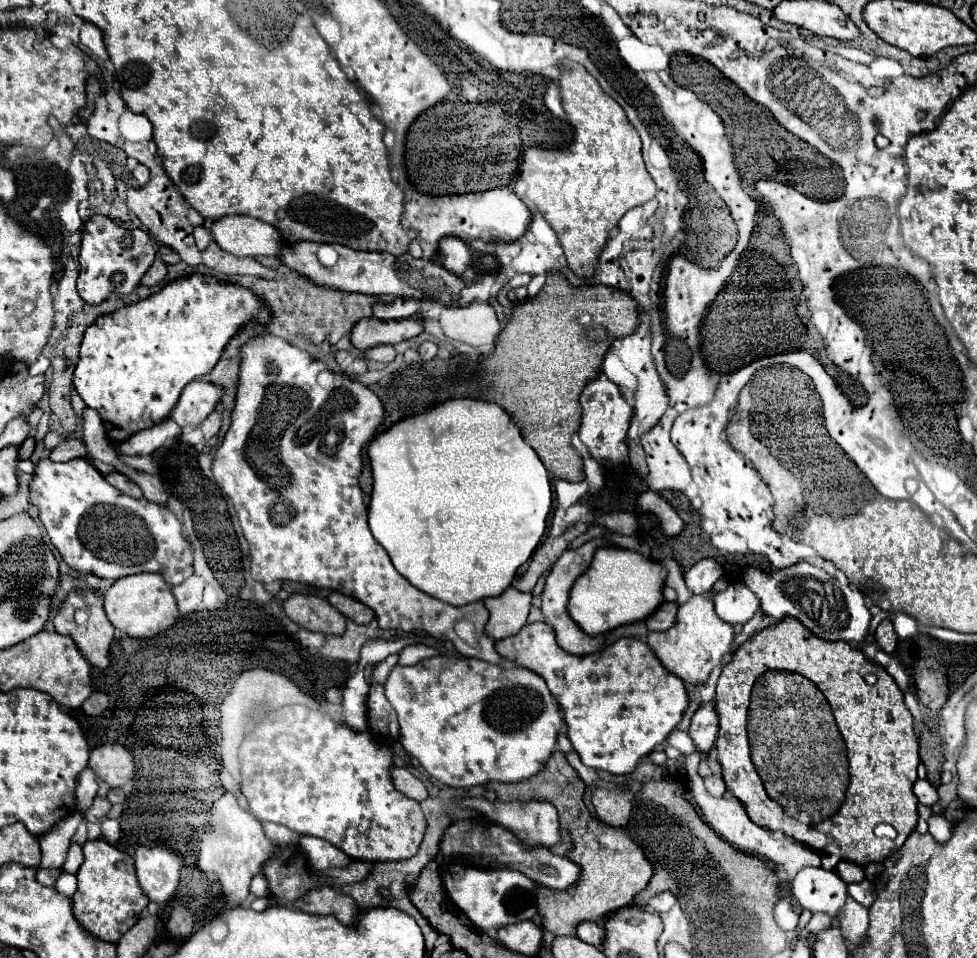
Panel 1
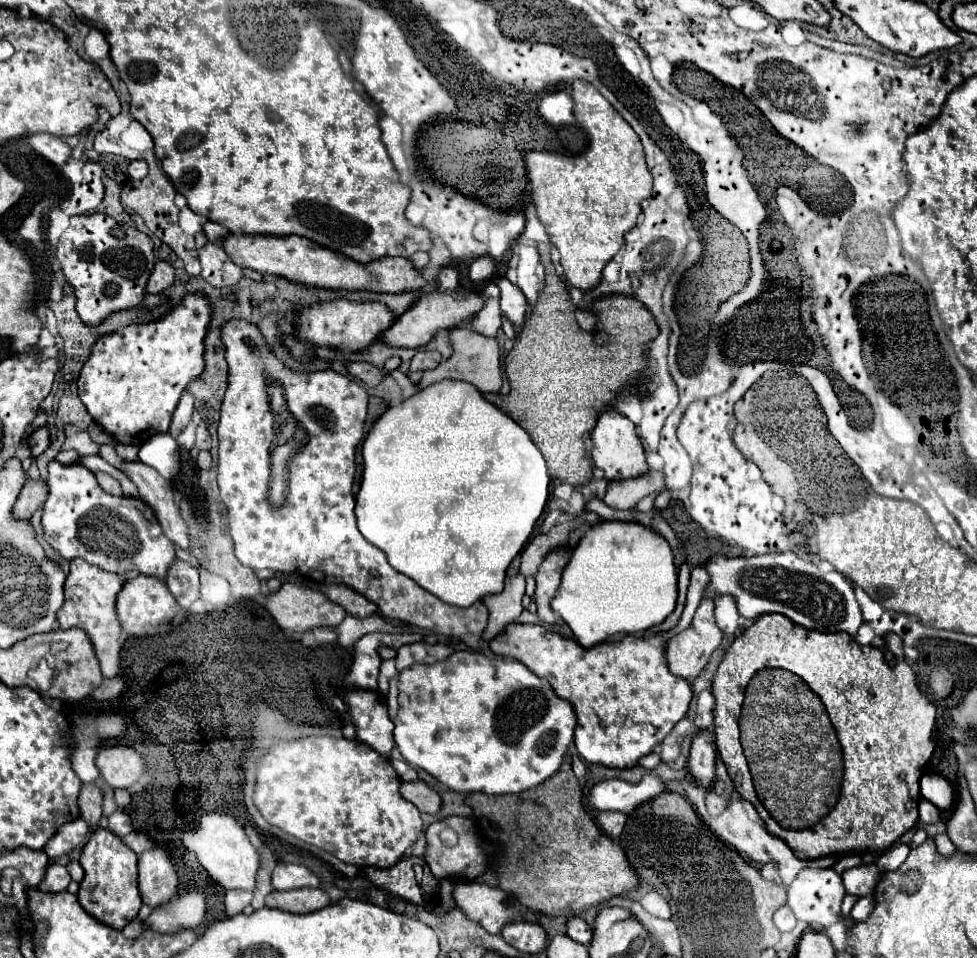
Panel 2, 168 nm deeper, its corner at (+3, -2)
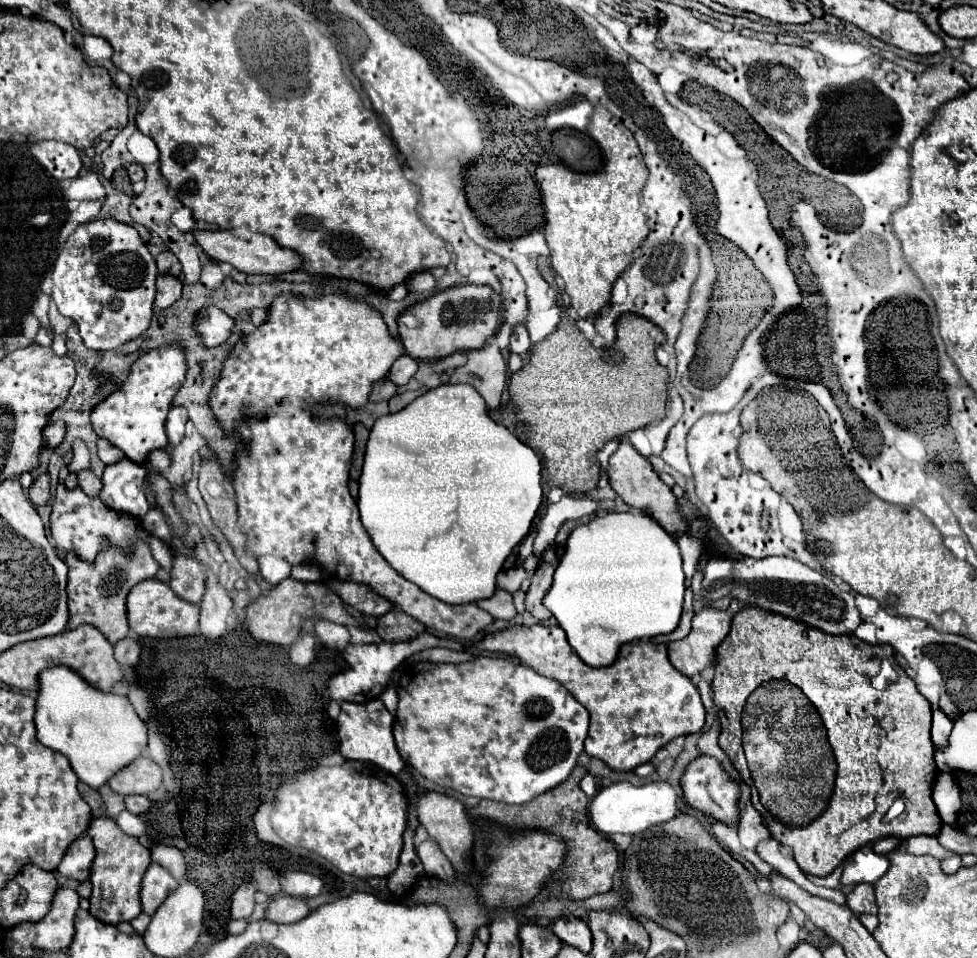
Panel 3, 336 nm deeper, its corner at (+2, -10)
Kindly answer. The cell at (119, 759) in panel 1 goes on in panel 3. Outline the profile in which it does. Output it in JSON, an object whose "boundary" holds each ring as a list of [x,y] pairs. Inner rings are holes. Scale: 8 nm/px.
{"boundary":[[[138,758],[134,764],[122,768],[122,772],[118,772],[108,782],[108,786],[122,796],[150,794],[158,790],[160,784],[162,784],[162,768],[150,758]]]}

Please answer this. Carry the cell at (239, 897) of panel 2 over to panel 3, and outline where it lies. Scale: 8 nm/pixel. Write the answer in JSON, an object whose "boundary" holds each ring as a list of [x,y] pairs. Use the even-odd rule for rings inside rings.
{"boundary":[[[246,882],[242,884],[234,896],[232,896],[232,918],[240,920],[240,918],[250,918],[252,910],[254,910],[254,884]]]}

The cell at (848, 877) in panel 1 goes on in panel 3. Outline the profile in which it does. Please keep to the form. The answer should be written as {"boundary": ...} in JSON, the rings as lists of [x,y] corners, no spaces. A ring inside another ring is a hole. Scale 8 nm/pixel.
{"boundary":[[[854,886],[854,890],[846,898],[846,904],[856,916],[860,916],[860,914],[876,914],[874,888],[872,886]]]}

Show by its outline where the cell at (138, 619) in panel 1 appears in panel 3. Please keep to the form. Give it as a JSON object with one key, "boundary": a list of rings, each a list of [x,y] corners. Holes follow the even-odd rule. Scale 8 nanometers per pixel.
{"boundary":[[[156,578],[138,582],[128,594],[128,622],[130,628],[140,636],[150,636],[150,638],[196,636],[200,634],[198,616],[200,616],[200,606],[178,598],[168,584]]]}

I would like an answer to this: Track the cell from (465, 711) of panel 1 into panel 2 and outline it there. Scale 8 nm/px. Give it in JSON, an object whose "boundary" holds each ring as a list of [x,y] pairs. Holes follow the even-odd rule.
{"boundary":[[[461,650],[451,654],[449,658],[435,662],[435,664],[413,664],[399,672],[399,714],[395,720],[395,746],[399,748],[401,756],[415,768],[423,768],[431,776],[435,776],[441,784],[455,792],[483,792],[483,794],[517,794],[529,788],[535,788],[543,780],[547,780],[551,774],[557,772],[557,768],[563,762],[563,756],[573,740],[573,728],[577,724],[577,718],[573,714],[573,708],[569,708],[569,702],[561,700],[553,688],[535,676],[525,664],[509,658],[487,658],[481,652]]]}

